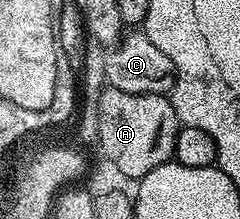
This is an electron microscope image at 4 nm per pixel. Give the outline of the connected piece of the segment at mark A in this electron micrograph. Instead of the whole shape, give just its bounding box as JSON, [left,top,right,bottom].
[96,88,180,180]

